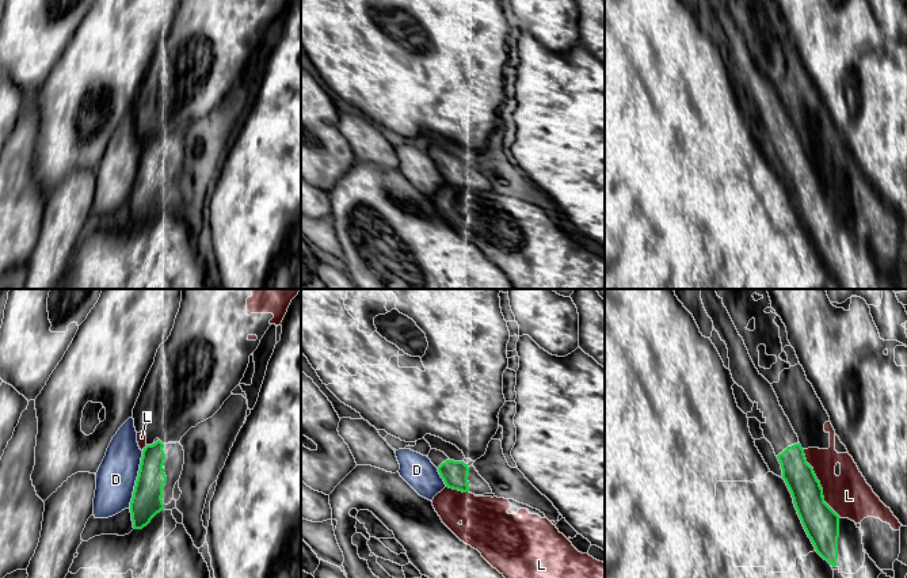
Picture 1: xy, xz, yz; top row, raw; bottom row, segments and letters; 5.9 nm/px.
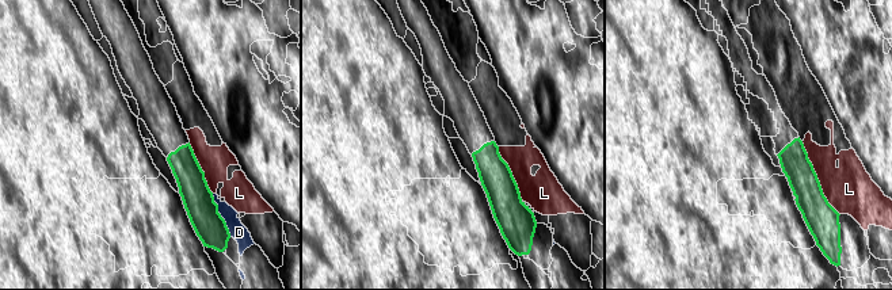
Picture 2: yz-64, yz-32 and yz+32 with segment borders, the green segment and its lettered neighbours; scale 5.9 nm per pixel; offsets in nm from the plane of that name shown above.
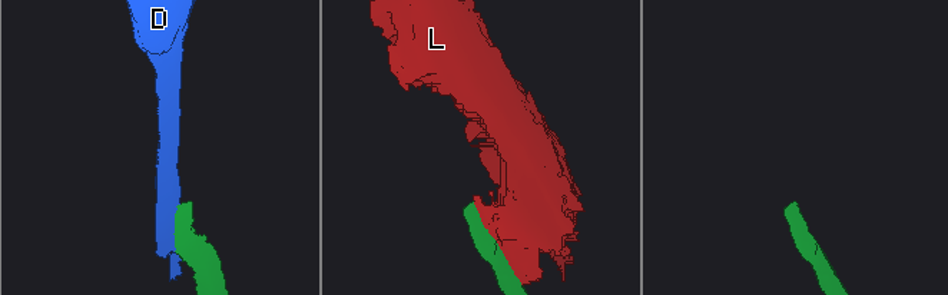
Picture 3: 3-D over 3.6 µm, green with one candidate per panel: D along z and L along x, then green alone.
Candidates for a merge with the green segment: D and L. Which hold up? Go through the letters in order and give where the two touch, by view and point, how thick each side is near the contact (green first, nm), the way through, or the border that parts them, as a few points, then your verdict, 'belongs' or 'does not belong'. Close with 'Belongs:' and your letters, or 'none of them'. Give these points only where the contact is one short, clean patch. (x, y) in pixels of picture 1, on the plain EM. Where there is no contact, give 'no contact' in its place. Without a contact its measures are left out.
D: contact xy (137, 175); calibres 180 and 240 nm; does not belong
L: contact yz (819, 179); calibres 200 and 260 nm; does not belong
Belongs: none of them

